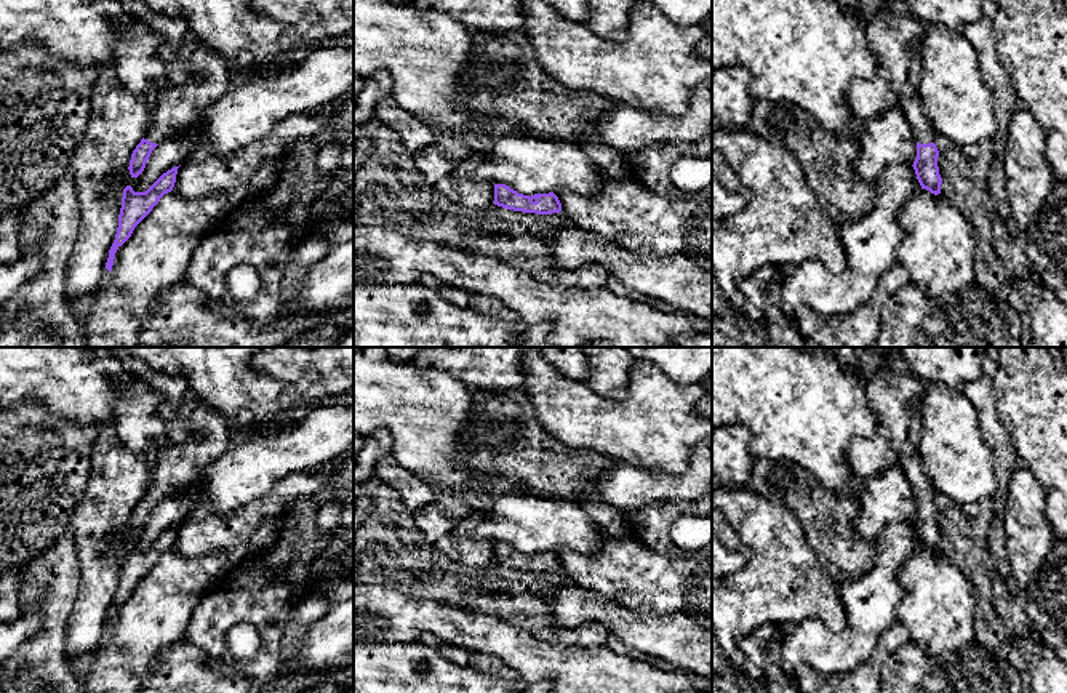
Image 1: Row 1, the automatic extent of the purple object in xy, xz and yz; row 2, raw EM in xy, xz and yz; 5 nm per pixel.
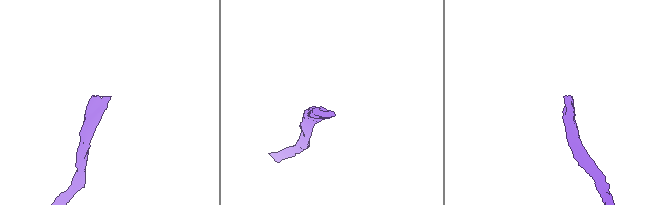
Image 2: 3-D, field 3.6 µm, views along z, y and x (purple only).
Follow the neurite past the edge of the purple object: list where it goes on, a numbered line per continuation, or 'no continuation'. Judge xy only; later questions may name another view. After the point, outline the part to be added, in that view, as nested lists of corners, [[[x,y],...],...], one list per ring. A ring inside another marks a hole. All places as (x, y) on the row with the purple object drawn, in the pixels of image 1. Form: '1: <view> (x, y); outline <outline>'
1: xy (181, 104); outline [[[190,30],[168,74],[170,85],[154,99],[144,134],[154,144],[198,125],[206,107],[221,99],[235,80],[232,66]]]

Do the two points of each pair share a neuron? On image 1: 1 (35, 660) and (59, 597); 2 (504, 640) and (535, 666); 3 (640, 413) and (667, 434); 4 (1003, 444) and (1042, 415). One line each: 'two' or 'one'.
1: one
2: one
3: one
4: two

